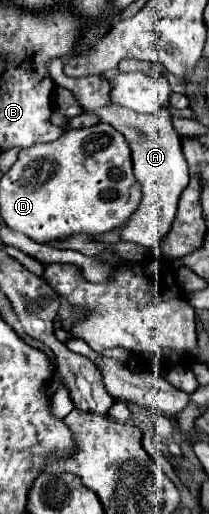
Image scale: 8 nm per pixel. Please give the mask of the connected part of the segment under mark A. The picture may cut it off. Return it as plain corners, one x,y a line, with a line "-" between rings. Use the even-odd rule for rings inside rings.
111,105
99,111
93,111
101,117
103,123
113,125
117,131
121,131
131,147
131,159
133,159
133,173
143,189
141,205
137,207
135,215
131,215
129,223
121,231
123,241
137,243
147,249
157,249
161,239
169,233
171,223
177,213
177,201
183,189
189,183
189,169
187,161
183,157
181,149
181,137
173,127
173,113
169,107
161,107
159,111
151,115
141,115
131,109

